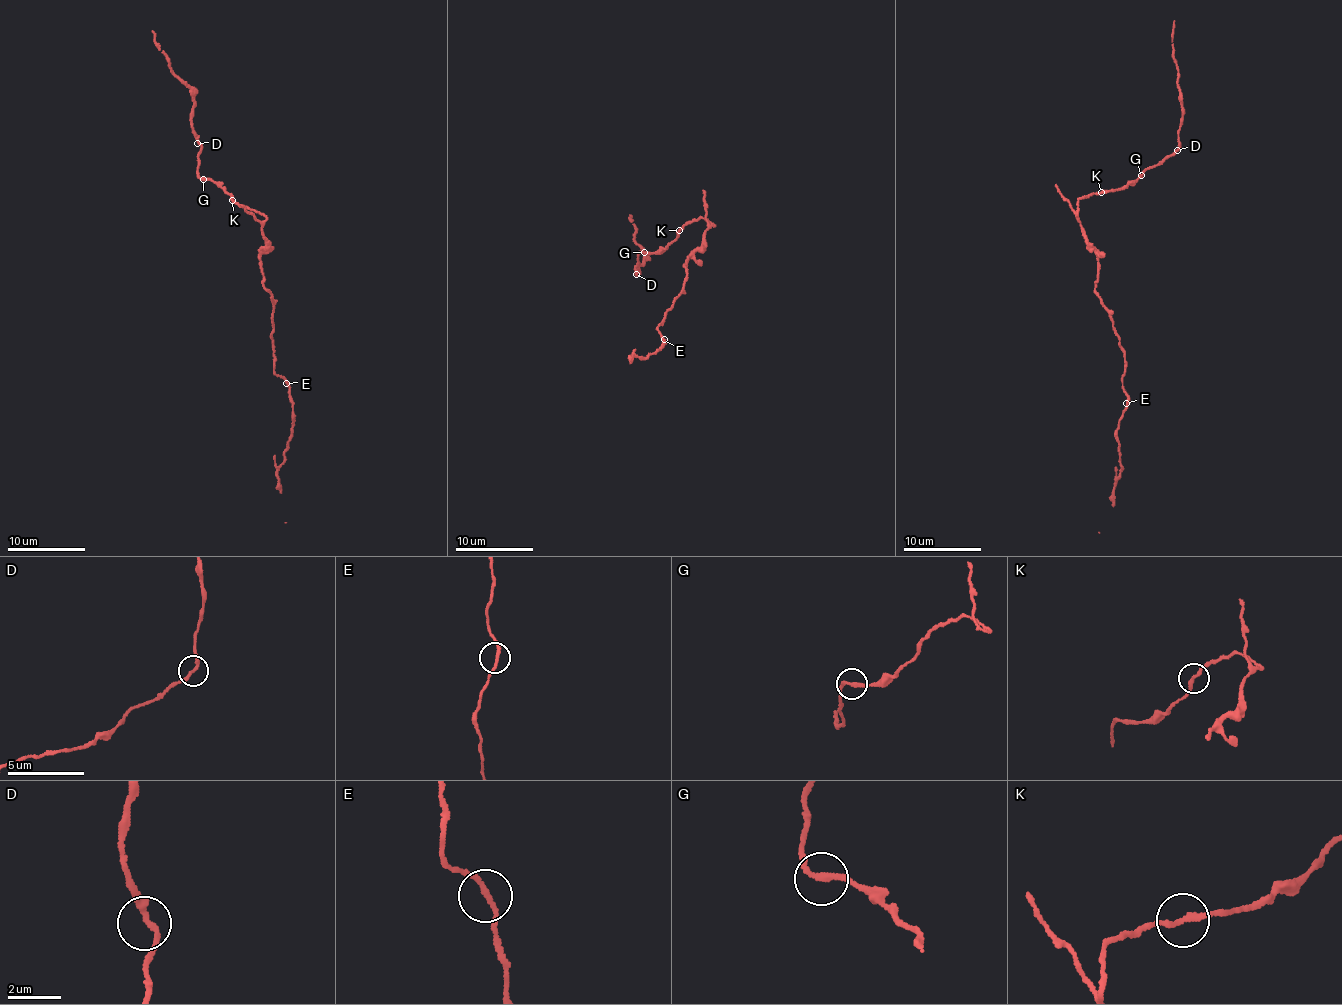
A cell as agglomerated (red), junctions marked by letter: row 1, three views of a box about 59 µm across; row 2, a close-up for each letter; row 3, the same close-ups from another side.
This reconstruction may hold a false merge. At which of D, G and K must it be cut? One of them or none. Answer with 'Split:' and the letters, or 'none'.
Split: none

